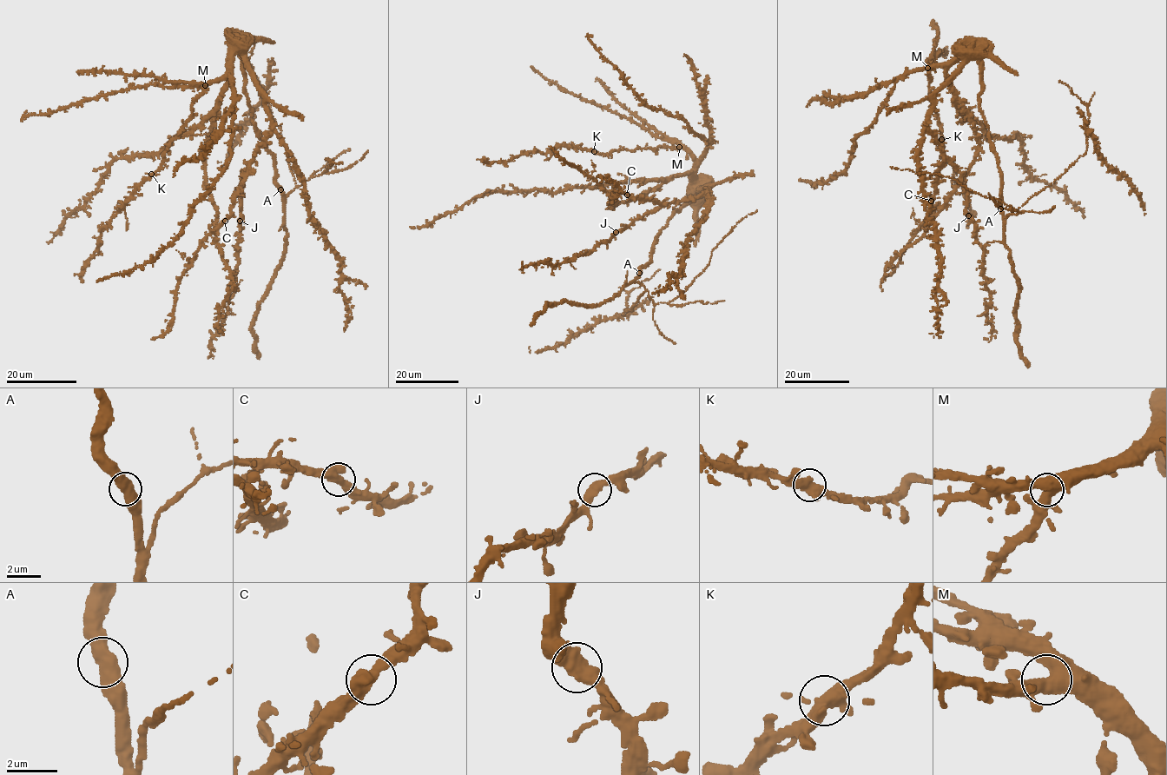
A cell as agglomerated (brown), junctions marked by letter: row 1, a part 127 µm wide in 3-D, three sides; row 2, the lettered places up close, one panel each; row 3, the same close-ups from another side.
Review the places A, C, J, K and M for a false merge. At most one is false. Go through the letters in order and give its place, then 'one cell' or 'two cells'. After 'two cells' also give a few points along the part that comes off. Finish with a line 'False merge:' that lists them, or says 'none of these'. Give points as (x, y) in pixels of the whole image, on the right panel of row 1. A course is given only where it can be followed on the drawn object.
A: place (1000, 208); one cell
C: place (931, 201); one cell
J: place (968, 215); one cell
K: place (941, 139); one cell
M: place (927, 68); one cell
False merge: none of these

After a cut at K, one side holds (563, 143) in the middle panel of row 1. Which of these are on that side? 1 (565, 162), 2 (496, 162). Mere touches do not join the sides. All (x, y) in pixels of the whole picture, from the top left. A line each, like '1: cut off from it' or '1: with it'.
1: cut off from it
2: with it

